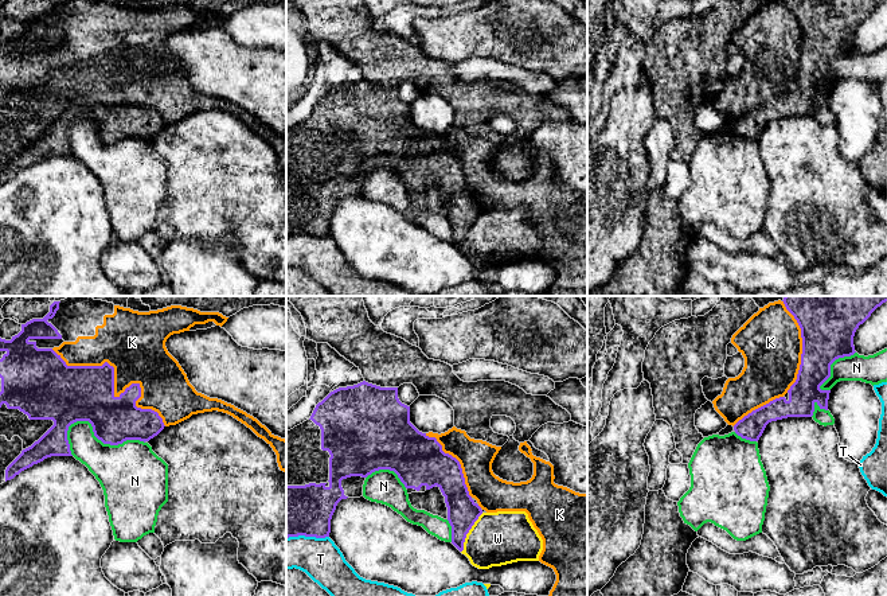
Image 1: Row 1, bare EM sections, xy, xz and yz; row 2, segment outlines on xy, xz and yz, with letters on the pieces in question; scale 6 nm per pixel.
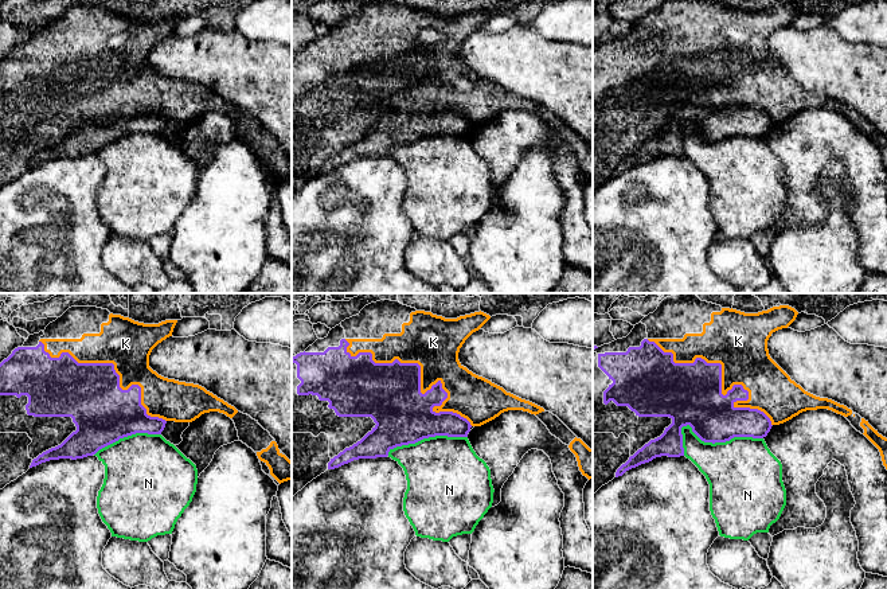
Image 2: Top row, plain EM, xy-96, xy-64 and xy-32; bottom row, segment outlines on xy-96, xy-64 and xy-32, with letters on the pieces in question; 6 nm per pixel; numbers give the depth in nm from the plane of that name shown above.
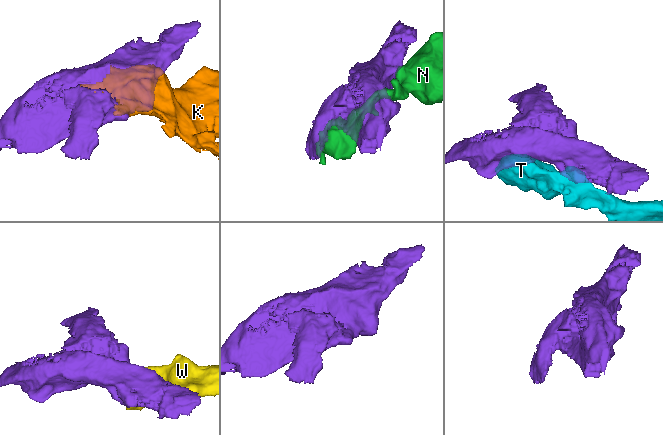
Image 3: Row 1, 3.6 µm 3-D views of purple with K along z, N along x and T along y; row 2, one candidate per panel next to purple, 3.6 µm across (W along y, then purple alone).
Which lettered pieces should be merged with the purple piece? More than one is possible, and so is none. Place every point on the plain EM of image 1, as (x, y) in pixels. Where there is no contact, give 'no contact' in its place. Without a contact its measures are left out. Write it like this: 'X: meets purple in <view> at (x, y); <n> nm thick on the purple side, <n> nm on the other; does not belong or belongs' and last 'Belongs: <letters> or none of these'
K: meets purple in xy at (113, 88); 340 nm thick on the purple side, 320 nm on the other; belongs
N: meets purple in xy at (101, 139); 280 nm thick on the purple side, 360 nm on the other; does not belong
T: meets purple in xz at (307, 234); 300 nm thick on the purple side, 240 nm on the other; does not belong
W: meets purple in xz at (468, 230); 180 nm thick on the purple side, 320 nm on the other; does not belong
Belongs: K

